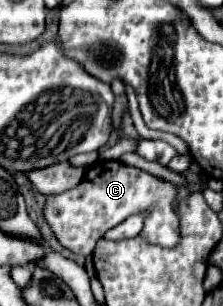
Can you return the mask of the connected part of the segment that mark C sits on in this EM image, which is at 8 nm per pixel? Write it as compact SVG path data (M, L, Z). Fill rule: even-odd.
M98 160L86 170L86 178L74 190L48 196L44 214L60 244L82 256L92 254L96 242L106 230L122 224L134 214L144 214L144 228L140 238L148 240L150 244L154 242L164 248L174 248L180 242L180 218L176 214L178 188L180 186L174 182L122 164L120 160Z

